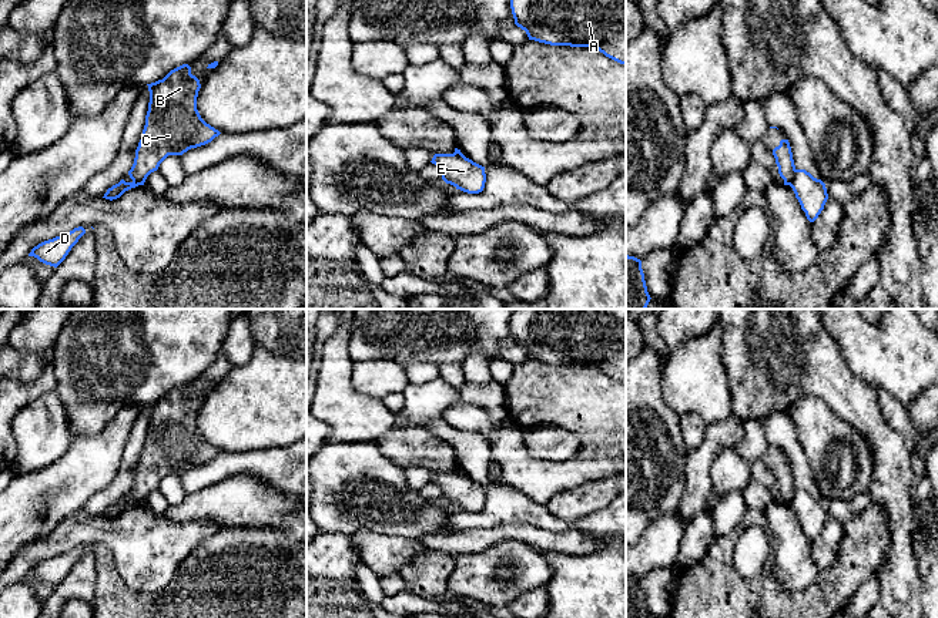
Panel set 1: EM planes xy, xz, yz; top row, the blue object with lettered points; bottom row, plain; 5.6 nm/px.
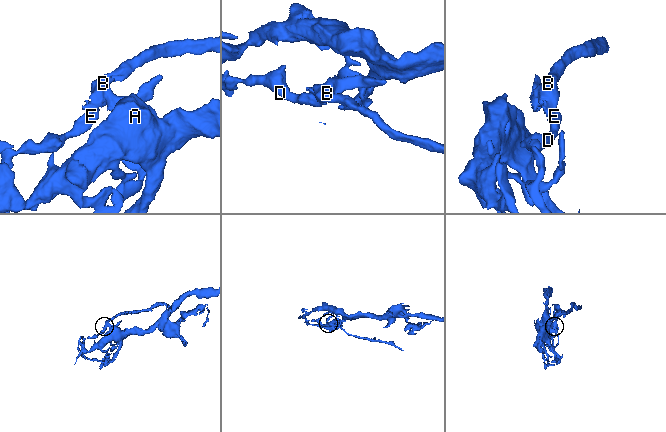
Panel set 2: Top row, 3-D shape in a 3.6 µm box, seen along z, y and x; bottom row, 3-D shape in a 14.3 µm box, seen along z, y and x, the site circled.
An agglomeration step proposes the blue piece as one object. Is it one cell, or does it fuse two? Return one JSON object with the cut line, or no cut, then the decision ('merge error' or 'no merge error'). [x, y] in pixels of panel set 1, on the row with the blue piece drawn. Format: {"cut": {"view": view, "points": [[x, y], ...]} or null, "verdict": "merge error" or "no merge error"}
{"cut": {"view": "yz", "points": [[796, 170], [789, 184]]}, "verdict": "merge error"}

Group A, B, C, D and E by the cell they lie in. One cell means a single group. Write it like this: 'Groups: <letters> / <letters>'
Groups: A D E / B C

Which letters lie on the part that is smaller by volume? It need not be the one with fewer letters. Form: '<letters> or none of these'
B, C

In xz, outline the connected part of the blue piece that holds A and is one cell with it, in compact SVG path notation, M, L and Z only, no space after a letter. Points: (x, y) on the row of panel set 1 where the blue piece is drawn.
M510 0L515 24L529 40L550 46L592 47L626 64L626 0Z

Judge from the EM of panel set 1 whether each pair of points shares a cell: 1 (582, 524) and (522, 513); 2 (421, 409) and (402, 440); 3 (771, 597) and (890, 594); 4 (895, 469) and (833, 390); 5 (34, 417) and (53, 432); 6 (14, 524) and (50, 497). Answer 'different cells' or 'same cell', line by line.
1: same cell
2: different cells
3: different cells
4: same cell
5: same cell
6: same cell

